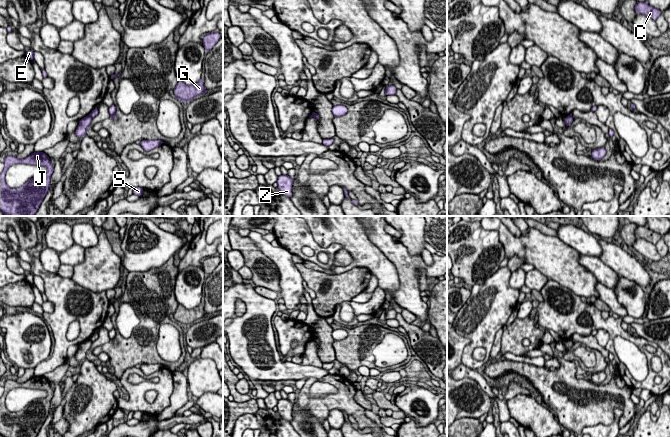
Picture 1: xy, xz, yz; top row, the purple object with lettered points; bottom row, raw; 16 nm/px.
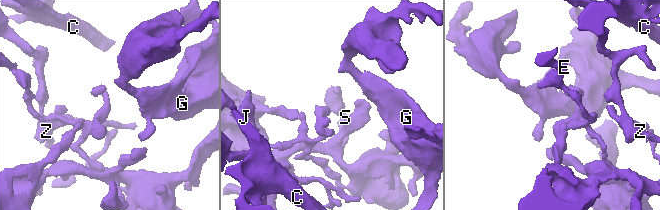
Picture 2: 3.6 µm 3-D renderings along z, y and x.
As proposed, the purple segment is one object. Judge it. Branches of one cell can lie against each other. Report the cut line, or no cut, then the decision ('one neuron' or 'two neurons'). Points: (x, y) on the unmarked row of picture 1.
cut xy (89, 339), (92, 341); two neurons

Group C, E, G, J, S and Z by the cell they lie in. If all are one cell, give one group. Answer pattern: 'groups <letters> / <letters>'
groups C G J S / E Z

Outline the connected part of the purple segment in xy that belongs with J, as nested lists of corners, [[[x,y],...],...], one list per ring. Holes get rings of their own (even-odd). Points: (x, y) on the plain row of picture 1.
[[[34,376],[24,383],[15,379],[4,381],[4,393],[0,397],[0,435],[2,437],[37,437],[43,423],[49,415],[54,391],[44,376]],[[14,388],[45,390],[47,396],[34,400],[19,412],[11,412],[5,406],[8,392]]]

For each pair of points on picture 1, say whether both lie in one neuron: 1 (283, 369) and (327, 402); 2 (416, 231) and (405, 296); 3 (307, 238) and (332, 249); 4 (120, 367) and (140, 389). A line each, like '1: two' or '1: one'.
1: two
2: two
3: one
4: two

